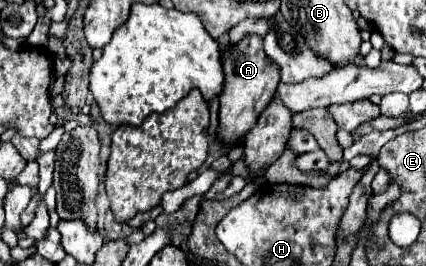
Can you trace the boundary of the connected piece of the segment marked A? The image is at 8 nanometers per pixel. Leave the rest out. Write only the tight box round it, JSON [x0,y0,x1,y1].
[217,34,281,146]

